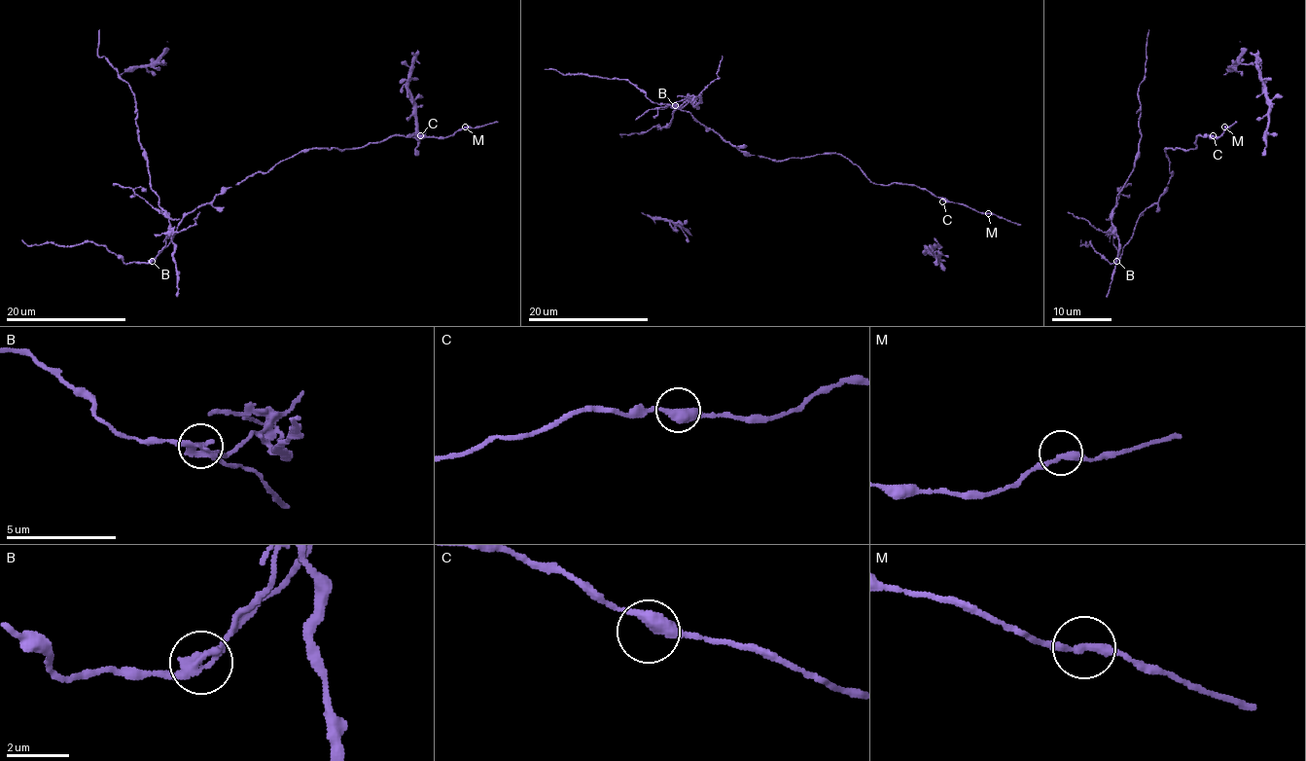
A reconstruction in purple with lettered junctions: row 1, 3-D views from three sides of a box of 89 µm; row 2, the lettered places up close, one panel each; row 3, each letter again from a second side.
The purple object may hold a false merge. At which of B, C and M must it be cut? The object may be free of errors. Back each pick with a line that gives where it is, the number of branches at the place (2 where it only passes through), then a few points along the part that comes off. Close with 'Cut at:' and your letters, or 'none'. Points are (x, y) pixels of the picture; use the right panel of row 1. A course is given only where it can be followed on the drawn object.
B: at (1116, 261); 2 branches meet; foreign part runs (1116, 260), (1119, 251), (1113, 243), (1111, 215), (1141, 140), (1138, 87), (1145, 75), (1149, 30)
Cut at: B

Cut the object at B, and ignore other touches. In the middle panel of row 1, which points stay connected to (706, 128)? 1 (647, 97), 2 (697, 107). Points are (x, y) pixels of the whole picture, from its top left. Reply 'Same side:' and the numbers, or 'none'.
Same side: 1

